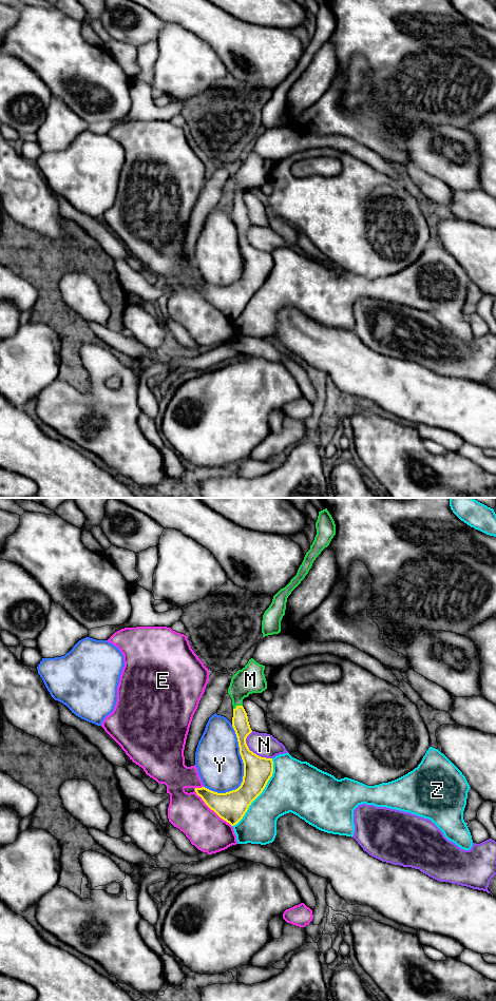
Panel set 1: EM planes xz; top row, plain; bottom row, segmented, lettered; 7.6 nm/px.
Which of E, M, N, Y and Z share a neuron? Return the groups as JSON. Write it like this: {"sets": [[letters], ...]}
{"sets": [["E"], ["M"], ["N"], ["Y"], ["Z"]]}

